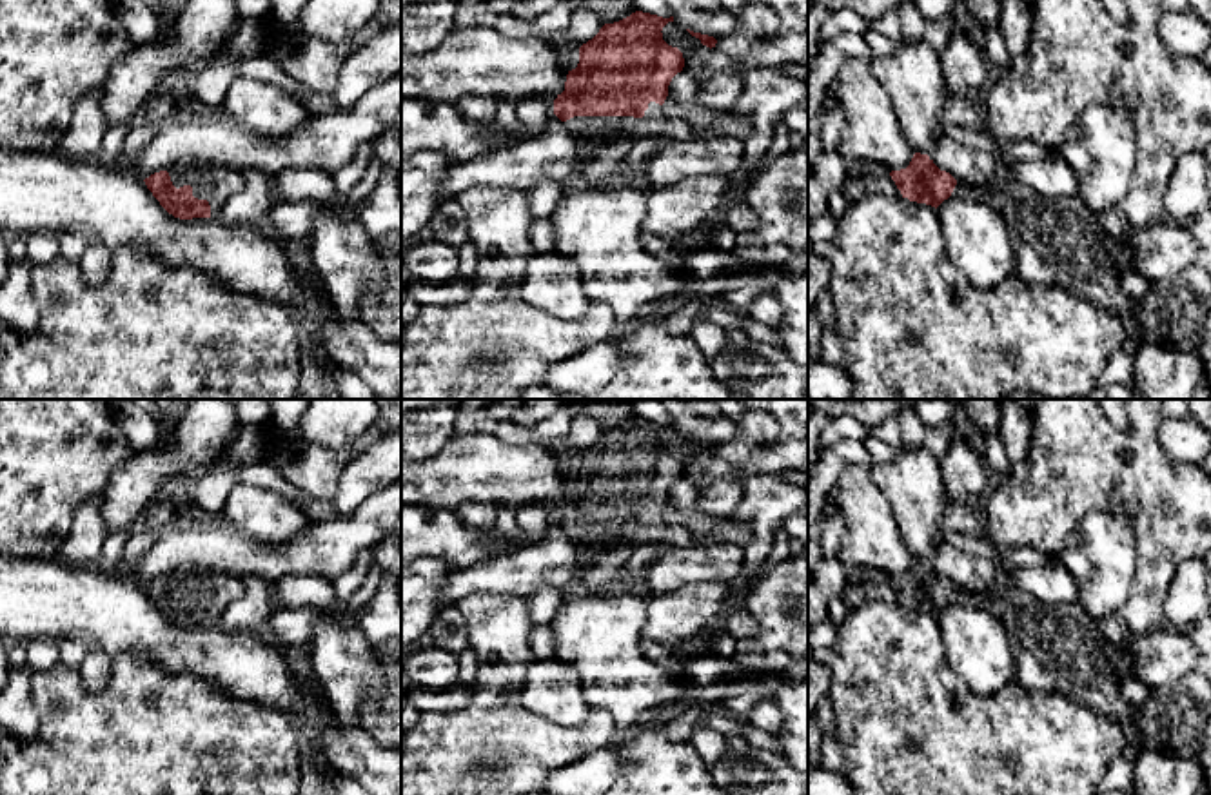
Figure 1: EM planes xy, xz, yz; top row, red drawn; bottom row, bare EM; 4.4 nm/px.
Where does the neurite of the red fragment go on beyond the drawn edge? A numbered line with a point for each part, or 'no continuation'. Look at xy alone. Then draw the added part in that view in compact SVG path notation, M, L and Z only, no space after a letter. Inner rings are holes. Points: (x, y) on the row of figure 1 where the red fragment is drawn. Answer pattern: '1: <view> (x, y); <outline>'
1: xy (216, 184); M183 160L162 171L169 172L176 189L191 185L194 198L207 200L211 205L211 218L220 218L223 203L245 183L241 171L198 160Z

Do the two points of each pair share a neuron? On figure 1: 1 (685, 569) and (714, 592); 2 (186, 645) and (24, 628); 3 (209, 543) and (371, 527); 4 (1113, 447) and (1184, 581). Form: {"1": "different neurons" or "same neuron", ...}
{"1": "different neurons", "2": "same neuron", "3": "same neuron", "4": "different neurons"}

